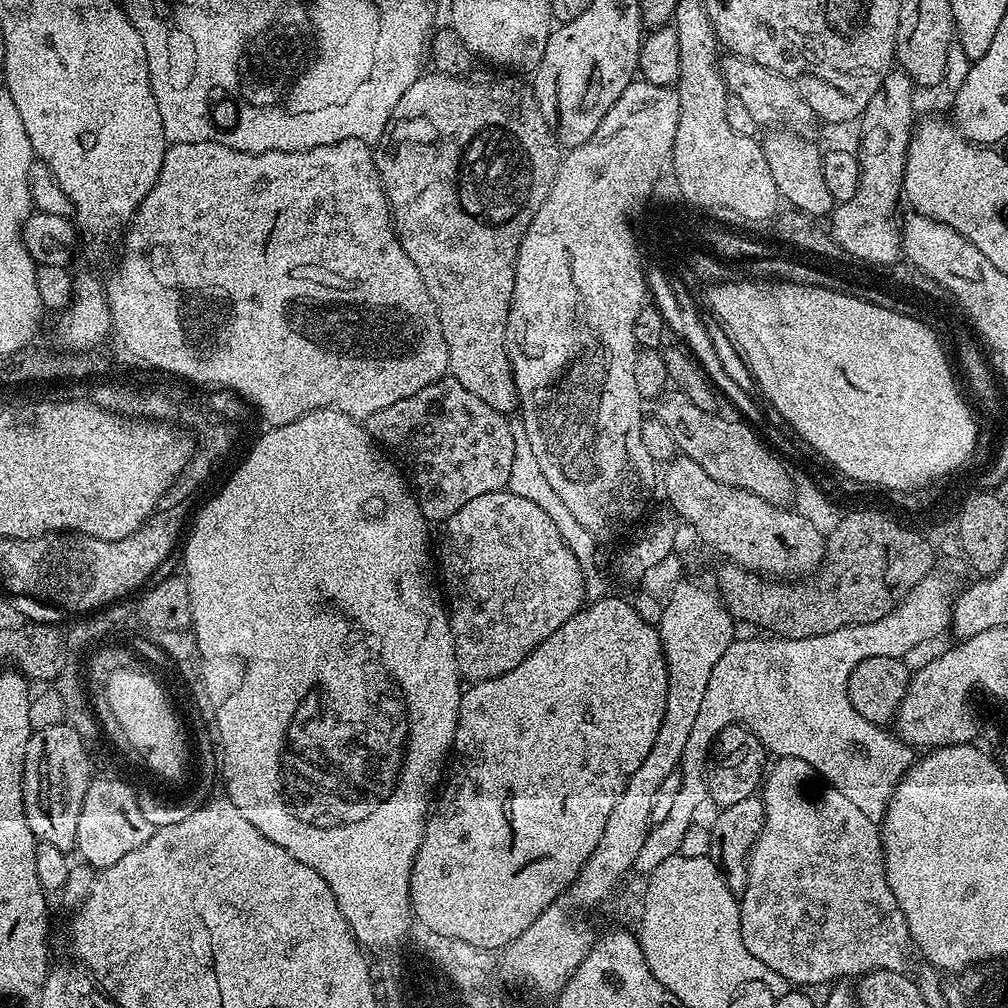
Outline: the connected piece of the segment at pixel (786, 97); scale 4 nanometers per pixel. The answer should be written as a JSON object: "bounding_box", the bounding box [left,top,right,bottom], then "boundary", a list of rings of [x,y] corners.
{"bounding_box":[720,55,814,130],"boundary":[[[725,55],[720,62],[720,73],[724,76],[724,84],[731,95],[737,96],[750,114],[754,114],[757,126],[783,126],[788,130],[808,130],[814,121],[812,107],[802,98],[796,85],[782,74],[770,70],[766,66],[758,66],[758,62],[747,60],[741,56]]]}

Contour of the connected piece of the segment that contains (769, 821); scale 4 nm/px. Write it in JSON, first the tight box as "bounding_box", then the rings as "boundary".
{"bounding_box":[740,756,914,986],"boundary":[[[781,756],[775,761],[776,765],[767,769],[762,781],[762,799],[764,801],[764,825],[748,856],[748,881],[740,901],[740,925],[742,926],[742,942],[746,942],[746,950],[754,954],[754,958],[764,962],[766,966],[782,978],[788,980],[789,985],[801,986],[808,983],[824,983],[843,981],[845,978],[859,978],[868,972],[878,970],[894,970],[904,972],[904,963],[908,955],[914,952],[912,936],[906,926],[906,918],[898,906],[898,898],[894,898],[894,890],[890,890],[890,882],[886,876],[884,865],[884,842],[881,829],[877,821],[866,818],[854,802],[850,802],[831,784],[816,775],[810,762],[802,762],[797,756]]]}

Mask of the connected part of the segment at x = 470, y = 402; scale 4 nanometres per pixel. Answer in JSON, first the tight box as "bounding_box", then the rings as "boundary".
{"bounding_box":[366,374,517,522],"boundary":[[[446,374],[430,386],[418,390],[418,394],[410,394],[410,398],[394,402],[394,406],[385,406],[370,414],[366,427],[373,440],[381,449],[391,453],[406,473],[424,519],[443,522],[450,518],[450,514],[462,510],[462,506],[466,506],[466,502],[471,502],[473,498],[507,489],[510,466],[514,466],[514,438],[517,435],[508,419],[505,413],[494,410],[494,406],[486,406],[478,394],[470,394],[462,382]]]}

